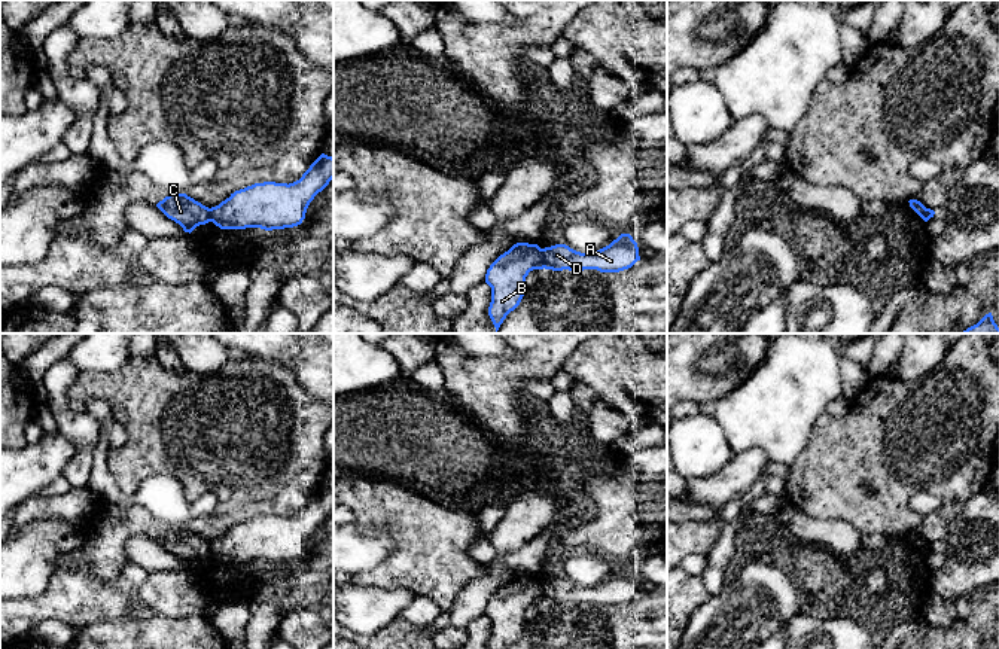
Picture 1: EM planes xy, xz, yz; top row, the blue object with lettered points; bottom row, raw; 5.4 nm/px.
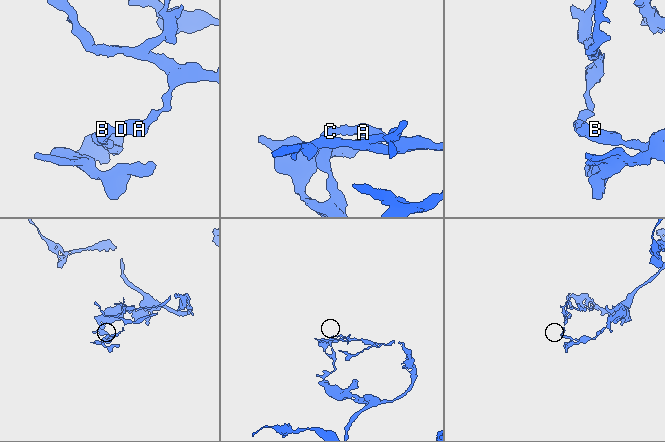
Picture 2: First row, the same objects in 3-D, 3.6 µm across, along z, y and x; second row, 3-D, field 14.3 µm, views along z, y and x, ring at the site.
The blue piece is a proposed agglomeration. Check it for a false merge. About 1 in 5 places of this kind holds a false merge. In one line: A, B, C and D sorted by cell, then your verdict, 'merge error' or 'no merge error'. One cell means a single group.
A D / B C | merge error

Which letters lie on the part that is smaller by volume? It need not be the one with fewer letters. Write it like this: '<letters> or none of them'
A, D

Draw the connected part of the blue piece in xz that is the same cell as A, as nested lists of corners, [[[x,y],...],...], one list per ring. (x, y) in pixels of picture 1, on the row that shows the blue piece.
[[[621,234],[609,246],[594,253],[581,253],[566,244],[555,244],[542,249],[542,256],[545,269],[573,272],[584,269],[619,272],[640,260],[637,243],[630,234]]]

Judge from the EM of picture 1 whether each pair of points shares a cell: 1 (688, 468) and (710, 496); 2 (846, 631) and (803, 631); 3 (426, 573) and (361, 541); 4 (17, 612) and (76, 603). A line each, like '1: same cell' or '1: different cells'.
1: different cells
2: same cell
3: different cells
4: same cell

